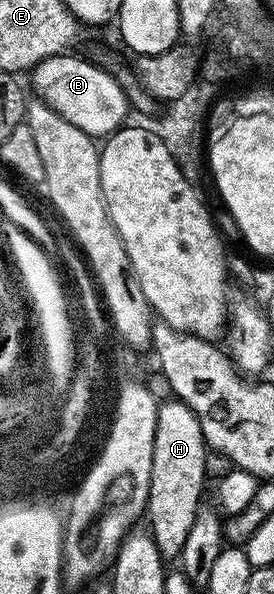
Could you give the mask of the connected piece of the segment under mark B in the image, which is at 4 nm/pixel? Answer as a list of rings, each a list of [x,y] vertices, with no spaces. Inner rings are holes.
[[[72,55],[50,57],[33,66],[30,70],[31,92],[39,100],[45,101],[58,115],[62,115],[66,123],[74,123],[78,131],[90,135],[93,139],[107,139],[129,120],[128,97],[120,84],[95,61],[83,61],[80,57],[70,56]]]

